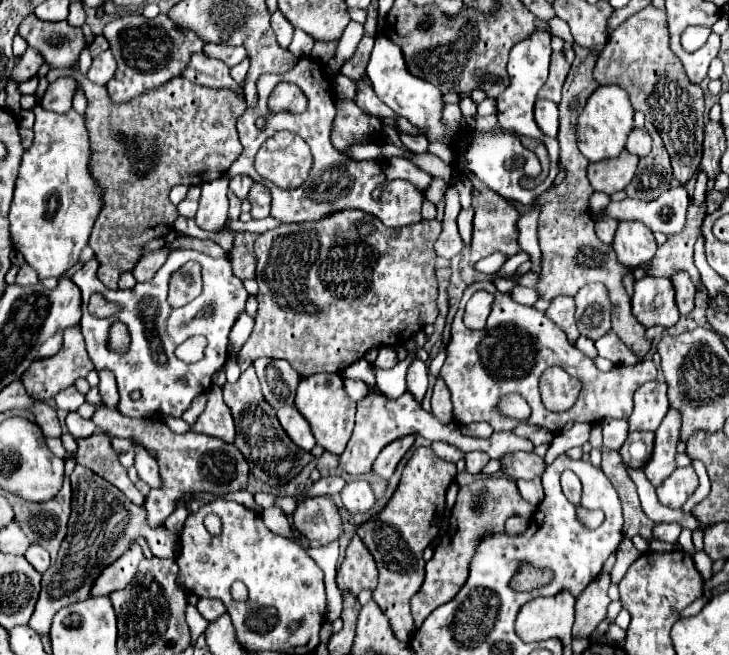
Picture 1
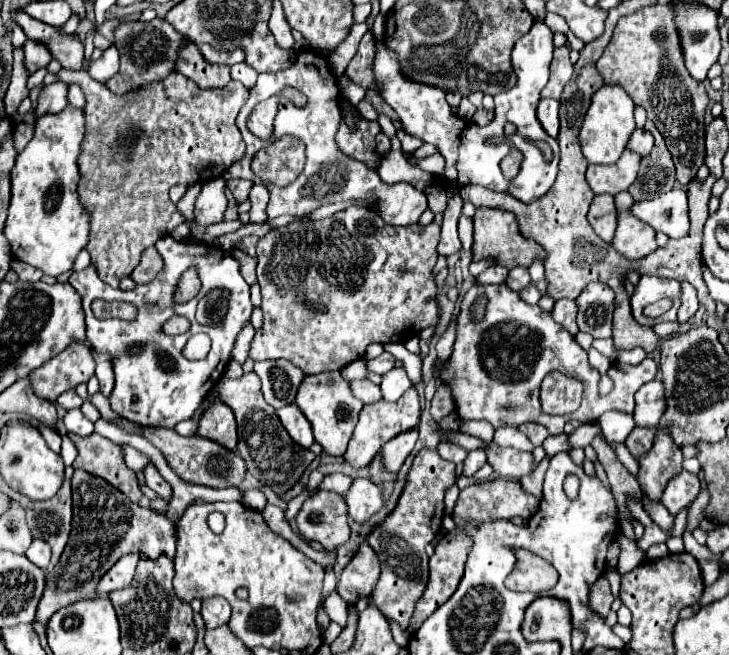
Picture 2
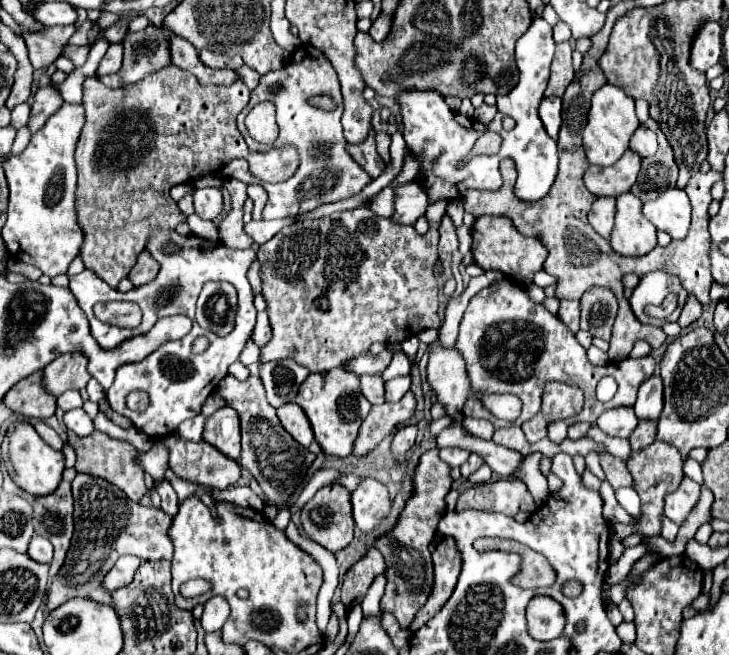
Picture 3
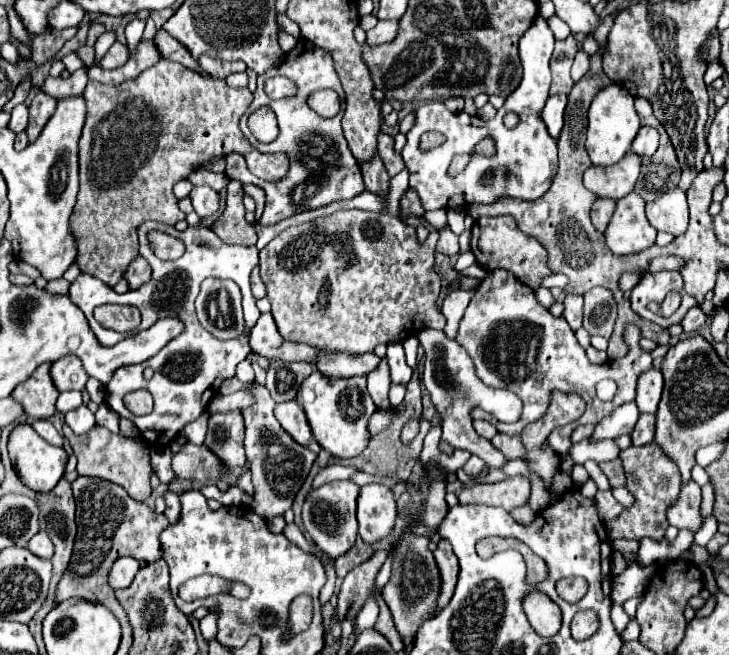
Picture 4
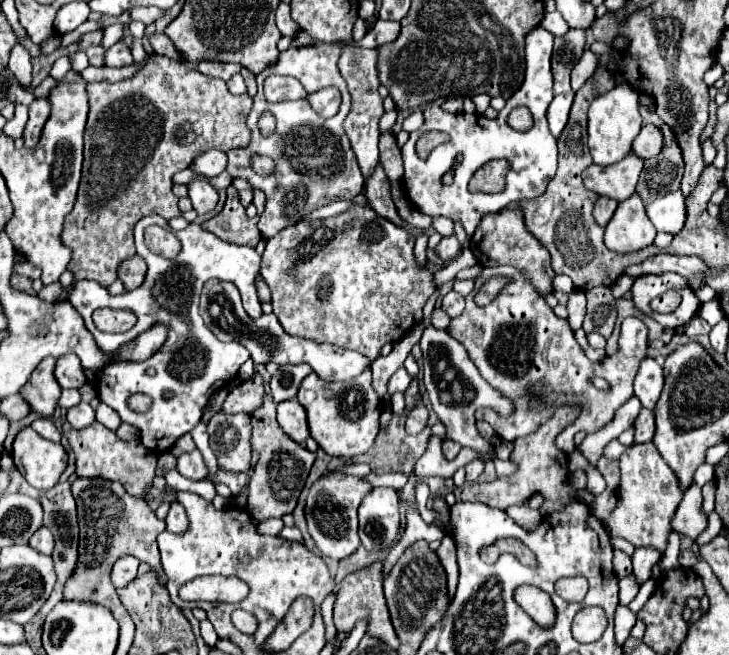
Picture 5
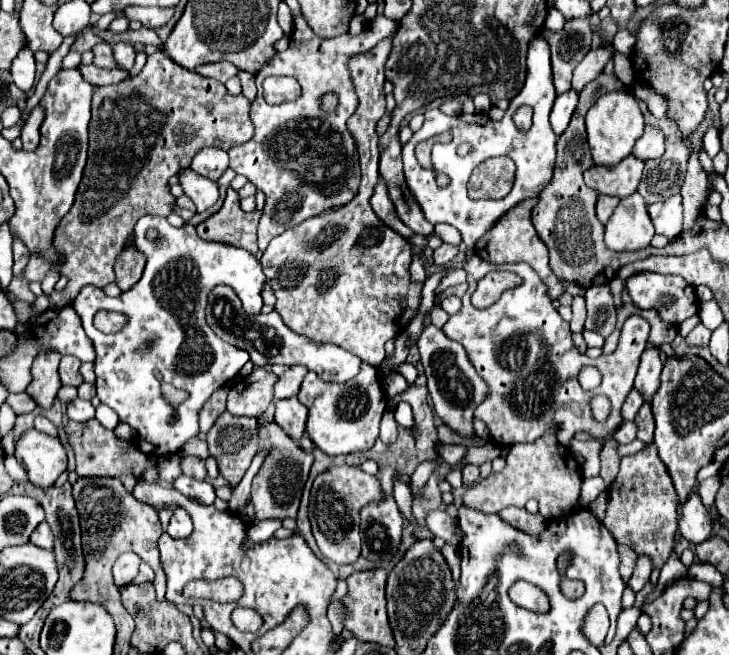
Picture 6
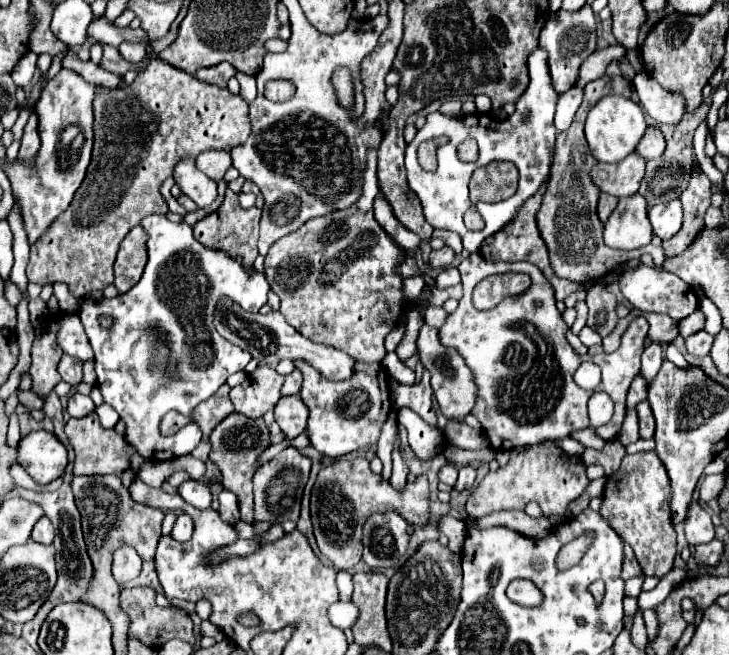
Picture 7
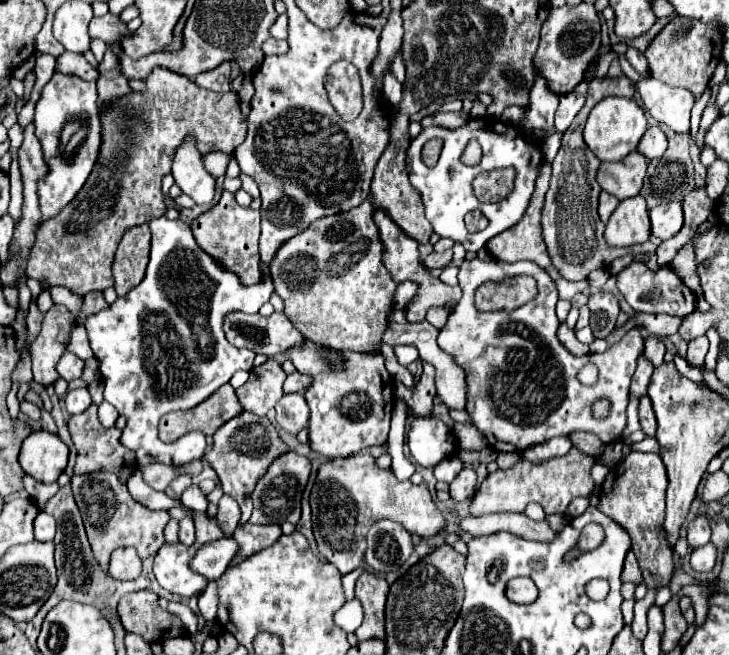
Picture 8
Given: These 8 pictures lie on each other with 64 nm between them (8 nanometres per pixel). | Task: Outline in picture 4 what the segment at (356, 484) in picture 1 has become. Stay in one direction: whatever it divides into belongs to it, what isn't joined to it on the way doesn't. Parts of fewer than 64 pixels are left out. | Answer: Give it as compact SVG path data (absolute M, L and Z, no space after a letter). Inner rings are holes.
M380 484L362 486L358 496L358 524L360 538L374 544L386 538L396 522L396 500L390 488Z

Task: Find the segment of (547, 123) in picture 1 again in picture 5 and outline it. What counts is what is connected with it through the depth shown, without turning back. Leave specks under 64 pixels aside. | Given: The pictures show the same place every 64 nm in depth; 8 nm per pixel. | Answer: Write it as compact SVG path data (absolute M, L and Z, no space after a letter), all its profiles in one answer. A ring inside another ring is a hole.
M574 92L570 94L560 94L554 96L550 108L548 108L548 122L550 122L550 132L558 138L560 132L564 130L566 122L568 122L568 114L572 108L572 100L574 100Z

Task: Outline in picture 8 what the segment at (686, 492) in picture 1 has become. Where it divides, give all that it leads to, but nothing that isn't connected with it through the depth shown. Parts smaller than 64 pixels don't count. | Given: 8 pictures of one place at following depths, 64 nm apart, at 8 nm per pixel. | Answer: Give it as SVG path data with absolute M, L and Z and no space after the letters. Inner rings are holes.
M702 516L694 518L688 526L688 546L694 550L694 548L700 548L704 544L710 542L710 522Z

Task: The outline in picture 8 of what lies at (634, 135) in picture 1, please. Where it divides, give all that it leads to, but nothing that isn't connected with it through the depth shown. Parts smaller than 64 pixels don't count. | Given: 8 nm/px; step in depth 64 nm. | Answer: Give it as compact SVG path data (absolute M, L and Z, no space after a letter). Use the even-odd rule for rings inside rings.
M648 128L638 144L638 152L644 154L648 160L662 158L666 148L668 148L668 140L660 128Z

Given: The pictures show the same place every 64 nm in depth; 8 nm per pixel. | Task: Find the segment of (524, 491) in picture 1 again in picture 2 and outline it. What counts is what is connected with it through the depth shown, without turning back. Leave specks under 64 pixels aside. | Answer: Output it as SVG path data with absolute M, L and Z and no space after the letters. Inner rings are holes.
M584 424L584 426L580 426L574 434L570 434L570 442L572 442L574 448L584 448L584 446L592 444L592 440L594 440L596 436L602 436L600 428L598 428L596 424ZM546 456L531 475L524 476L520 480L524 490L538 500L541 500L543 496L543 481L549 466L550 458L551 457Z

